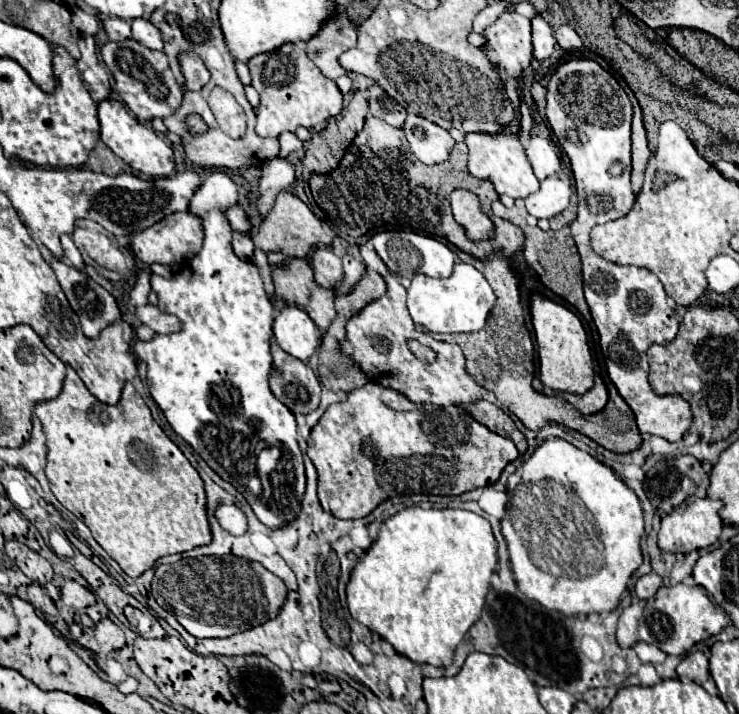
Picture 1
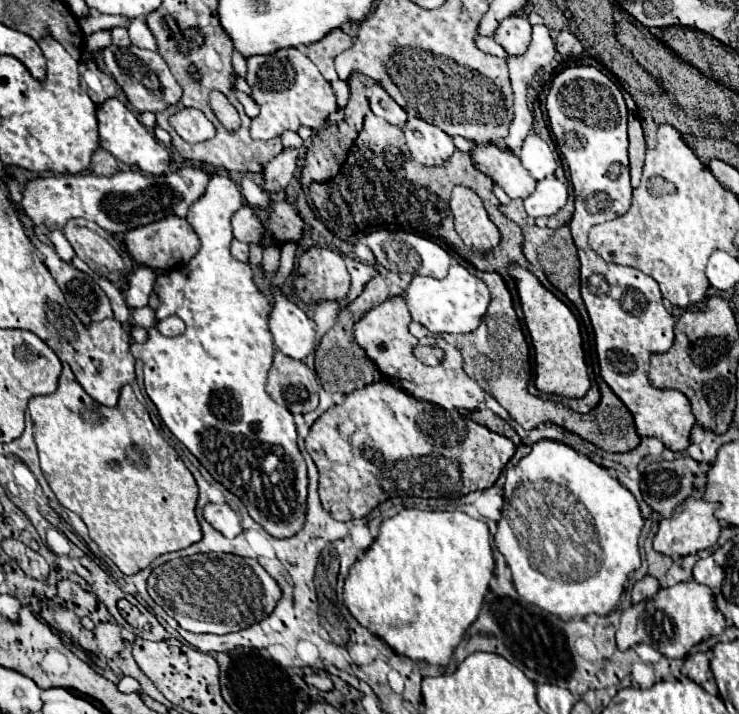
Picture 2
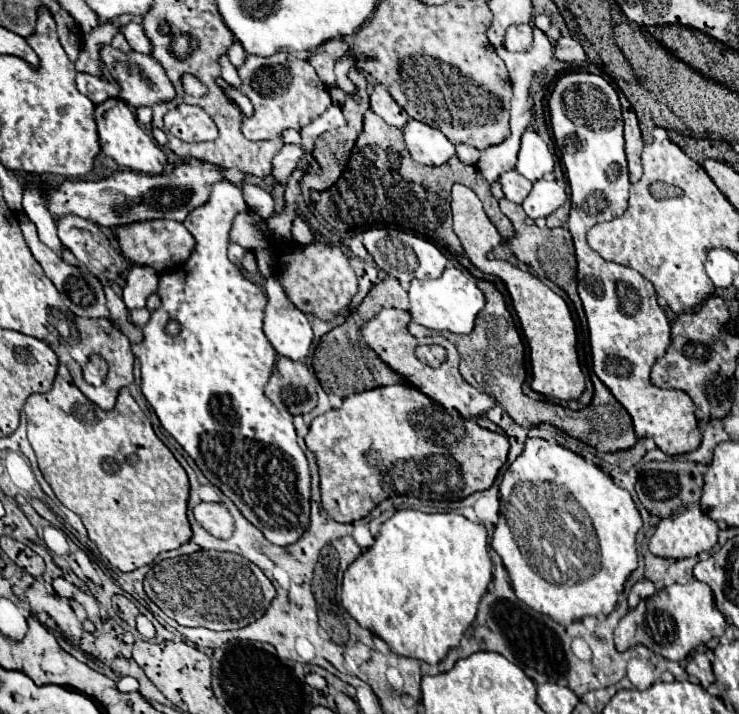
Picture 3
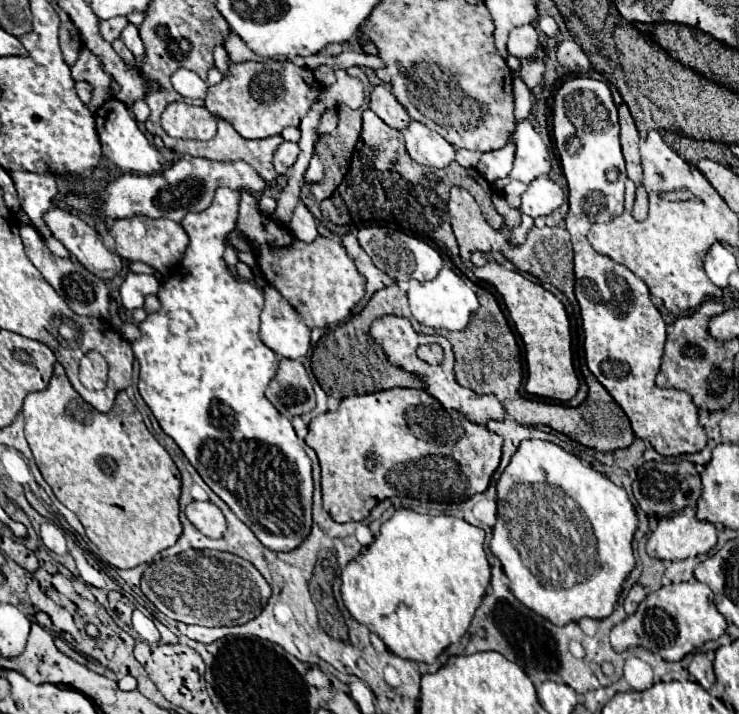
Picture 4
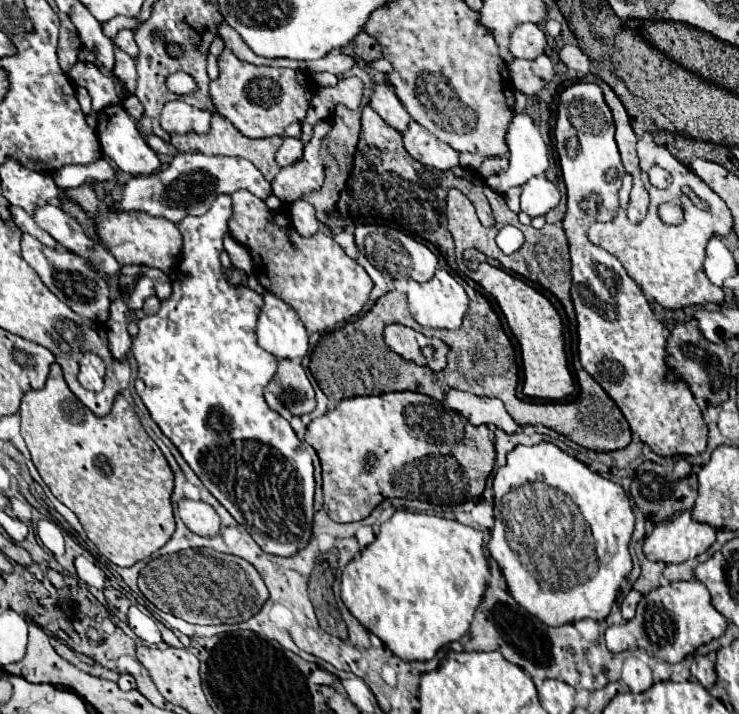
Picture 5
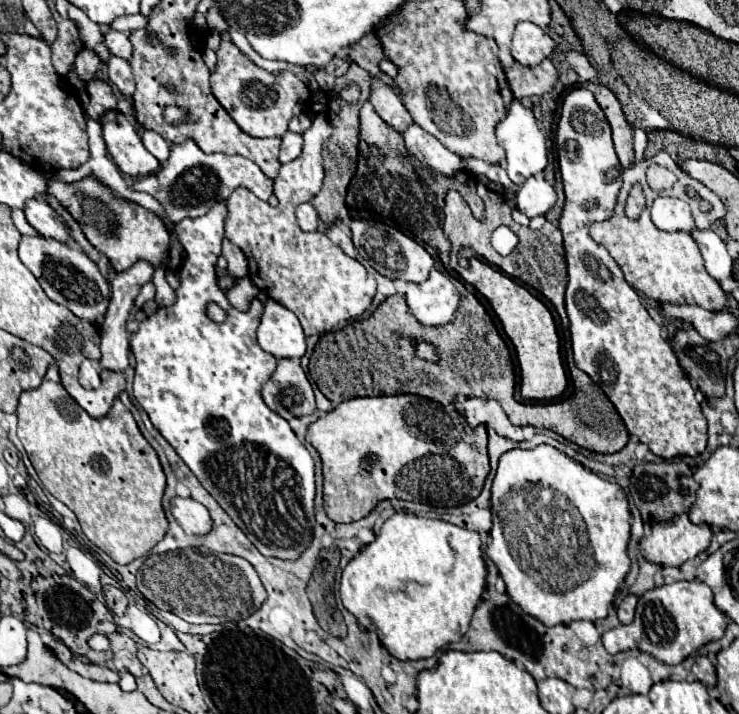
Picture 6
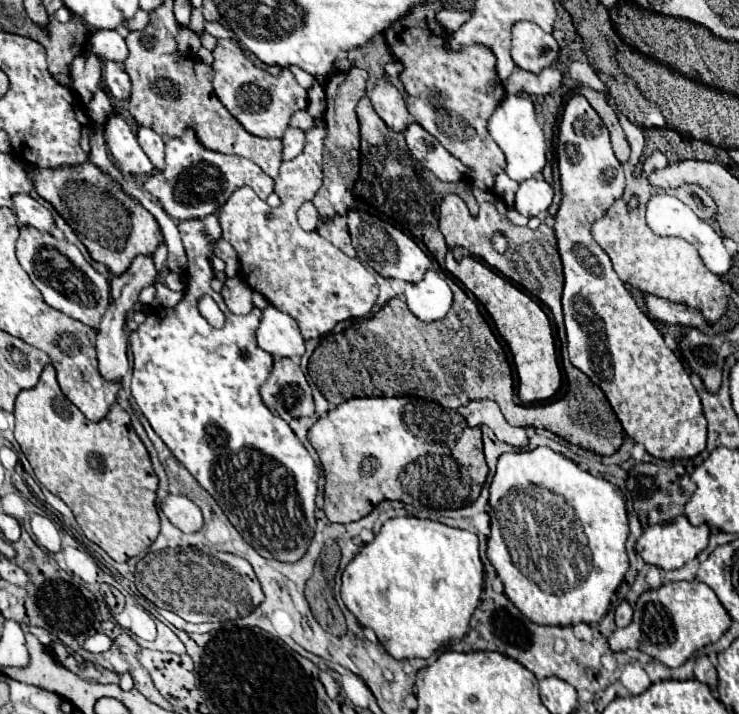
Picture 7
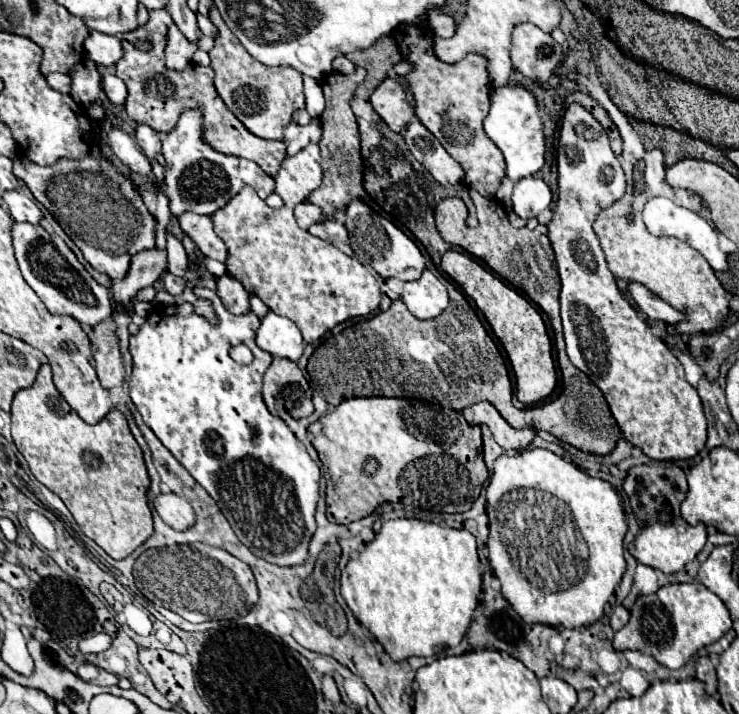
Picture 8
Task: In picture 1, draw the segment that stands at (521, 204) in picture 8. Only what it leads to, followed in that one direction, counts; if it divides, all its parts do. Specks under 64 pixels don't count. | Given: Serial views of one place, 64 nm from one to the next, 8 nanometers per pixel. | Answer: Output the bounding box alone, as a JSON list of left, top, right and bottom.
[526,176,572,218]

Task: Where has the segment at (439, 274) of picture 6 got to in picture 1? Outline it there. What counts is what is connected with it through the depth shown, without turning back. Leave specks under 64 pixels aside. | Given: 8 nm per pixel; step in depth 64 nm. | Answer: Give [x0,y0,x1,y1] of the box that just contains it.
[408,262,496,332]

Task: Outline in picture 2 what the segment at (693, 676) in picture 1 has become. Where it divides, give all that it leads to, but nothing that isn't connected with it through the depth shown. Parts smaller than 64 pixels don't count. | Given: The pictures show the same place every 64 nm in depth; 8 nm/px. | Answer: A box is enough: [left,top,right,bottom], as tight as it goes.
[682,652,712,684]

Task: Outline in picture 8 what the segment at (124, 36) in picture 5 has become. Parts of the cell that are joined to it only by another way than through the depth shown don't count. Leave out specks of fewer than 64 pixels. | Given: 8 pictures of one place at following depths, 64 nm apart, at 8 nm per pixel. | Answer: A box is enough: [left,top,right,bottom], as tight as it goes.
[84,32,124,66]

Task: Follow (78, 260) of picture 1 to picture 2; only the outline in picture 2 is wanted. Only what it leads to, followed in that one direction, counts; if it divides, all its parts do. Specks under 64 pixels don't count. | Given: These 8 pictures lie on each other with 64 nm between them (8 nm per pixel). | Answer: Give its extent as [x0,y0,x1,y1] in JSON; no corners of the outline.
[50,230,76,262]

